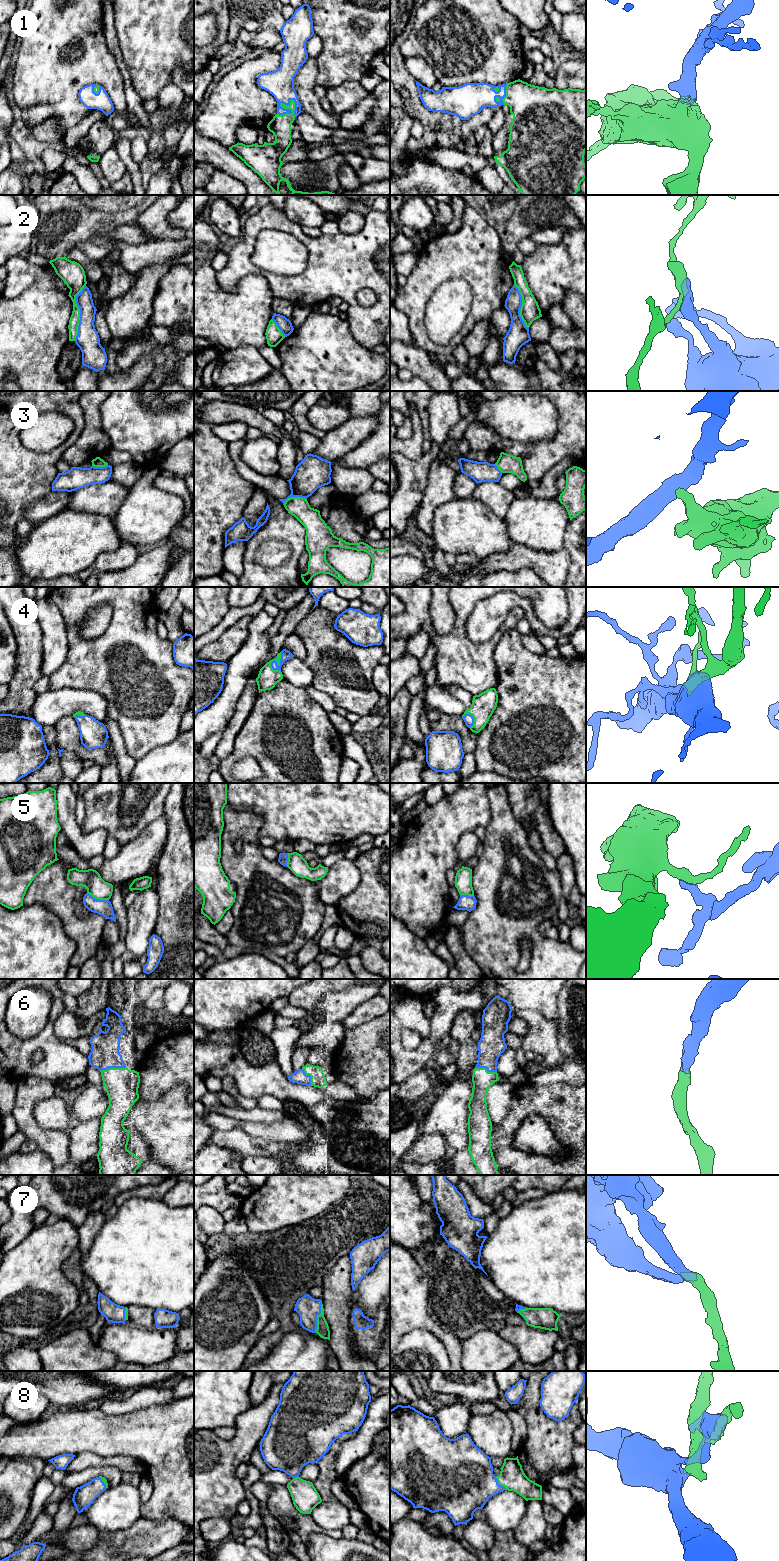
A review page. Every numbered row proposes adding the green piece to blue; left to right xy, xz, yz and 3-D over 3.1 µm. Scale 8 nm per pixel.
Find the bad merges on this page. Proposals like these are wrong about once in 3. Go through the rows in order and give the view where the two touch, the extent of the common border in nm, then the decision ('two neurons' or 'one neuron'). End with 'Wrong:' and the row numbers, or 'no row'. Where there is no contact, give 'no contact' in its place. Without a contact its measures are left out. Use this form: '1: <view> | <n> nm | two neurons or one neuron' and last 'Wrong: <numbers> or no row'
1: xz | 180 nm | one neuron
2: xy | 460 nm | two neurons
3: xz | 200 nm | two neurons
4: xz | 170 nm | one neuron
5: xy | 190 nm | two neurons
6: xy | 220 nm | one neuron
7: xz | 240 nm | one neuron
8: yz | 140 nm | one neuron
Wrong: 2, 3, 5

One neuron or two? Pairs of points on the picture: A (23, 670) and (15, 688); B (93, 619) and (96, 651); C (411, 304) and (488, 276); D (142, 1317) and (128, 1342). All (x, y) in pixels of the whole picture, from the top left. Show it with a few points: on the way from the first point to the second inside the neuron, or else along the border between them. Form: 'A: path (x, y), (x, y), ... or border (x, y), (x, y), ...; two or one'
A: path (23, 674), (23, 680), (19, 684); one
B: border (110, 619), (107, 628), (93, 638), (76, 635); two
C: path (428, 284), (441, 271), (468, 271); one
D: border (134, 1325), (144, 1328), (152, 1327); two

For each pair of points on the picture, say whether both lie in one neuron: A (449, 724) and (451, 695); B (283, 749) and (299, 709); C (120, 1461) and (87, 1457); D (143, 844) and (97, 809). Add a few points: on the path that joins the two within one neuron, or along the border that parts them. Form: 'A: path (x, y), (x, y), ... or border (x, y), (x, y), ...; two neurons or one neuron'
A: border (441, 713), (461, 717); two neurons
B: path (288, 739), (289, 719); one neuron
C: path (112, 1461), (95, 1460); one neuron
D: border (152, 822), (137, 836), (119, 846); two neurons

